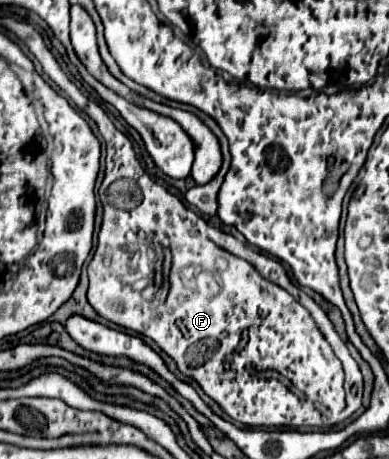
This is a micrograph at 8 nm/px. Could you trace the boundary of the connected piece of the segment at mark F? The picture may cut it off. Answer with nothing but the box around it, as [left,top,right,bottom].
[16,24,362,428]

